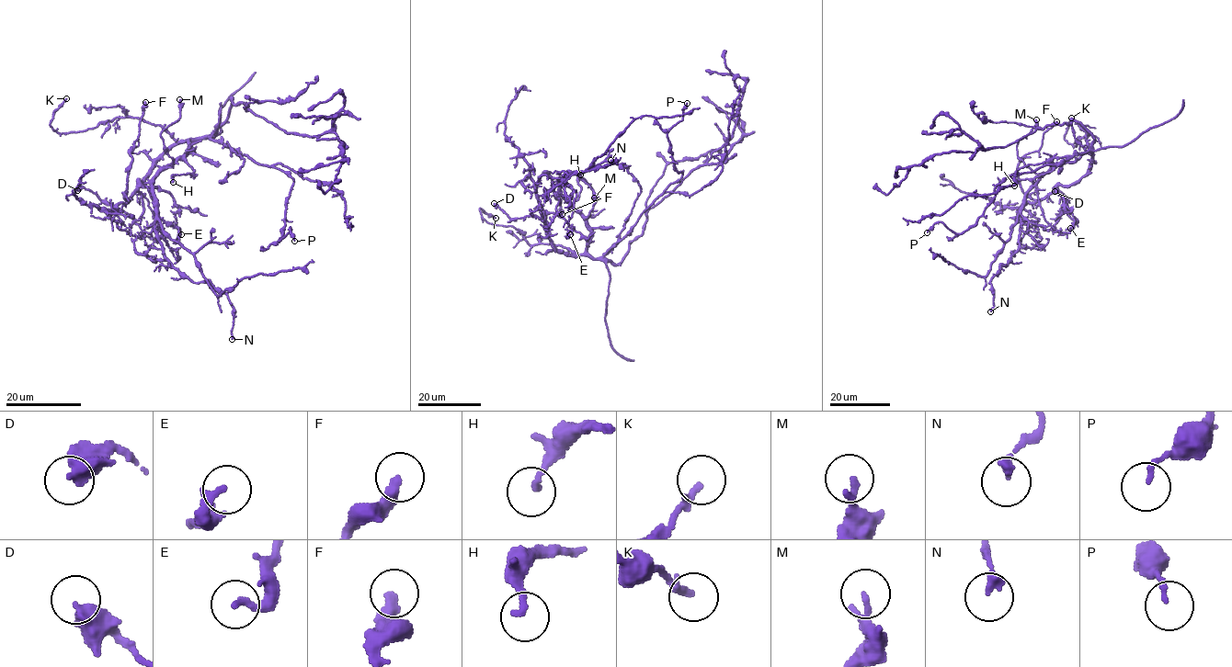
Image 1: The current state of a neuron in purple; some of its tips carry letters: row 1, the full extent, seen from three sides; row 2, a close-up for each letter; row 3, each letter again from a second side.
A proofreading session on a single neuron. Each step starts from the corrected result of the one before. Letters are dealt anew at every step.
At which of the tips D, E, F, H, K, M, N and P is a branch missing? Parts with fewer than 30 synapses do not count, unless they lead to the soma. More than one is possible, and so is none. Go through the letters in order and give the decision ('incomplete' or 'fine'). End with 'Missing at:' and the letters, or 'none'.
D: fine
E: fine
F: fine
H: fine
K: fine
M: fine
N: fine
P: fine
Missing at: none

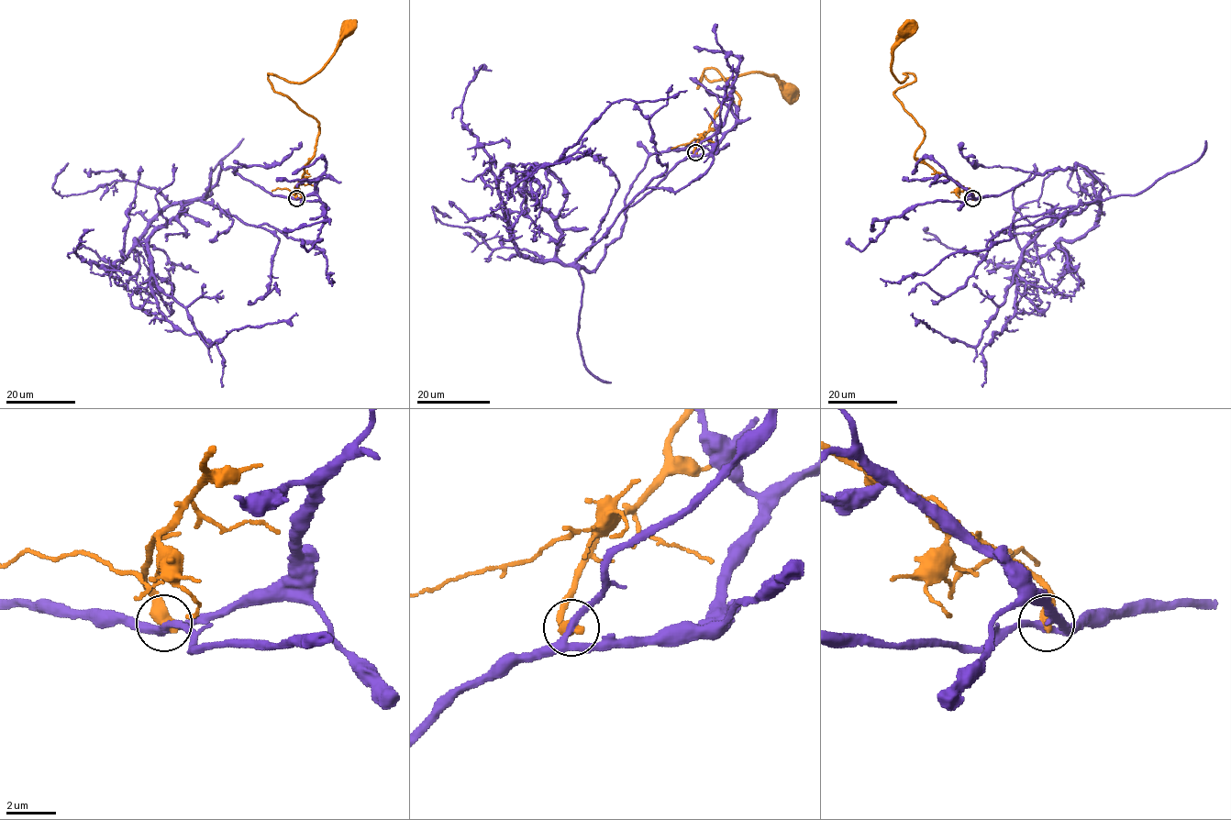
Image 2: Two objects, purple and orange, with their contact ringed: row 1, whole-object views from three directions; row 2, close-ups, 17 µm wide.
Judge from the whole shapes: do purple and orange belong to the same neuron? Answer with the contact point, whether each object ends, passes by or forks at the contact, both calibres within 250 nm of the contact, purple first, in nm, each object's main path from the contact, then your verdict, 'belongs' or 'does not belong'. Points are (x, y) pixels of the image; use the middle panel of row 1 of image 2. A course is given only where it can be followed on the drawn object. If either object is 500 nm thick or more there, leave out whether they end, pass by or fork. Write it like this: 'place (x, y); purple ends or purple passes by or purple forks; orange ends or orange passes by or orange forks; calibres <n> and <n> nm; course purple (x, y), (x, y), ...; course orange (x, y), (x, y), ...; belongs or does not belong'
place (695, 152); calibres 200 and 550 nm; course purple (695, 152), (628, 207), (599, 265), (557, 258), (529, 170), (613, 103), (686, 90); course orange (695, 153), (723, 100), (738, 105), (740, 98), (706, 68), (697, 87), (704, 76), (761, 72), (789, 91); does not belong

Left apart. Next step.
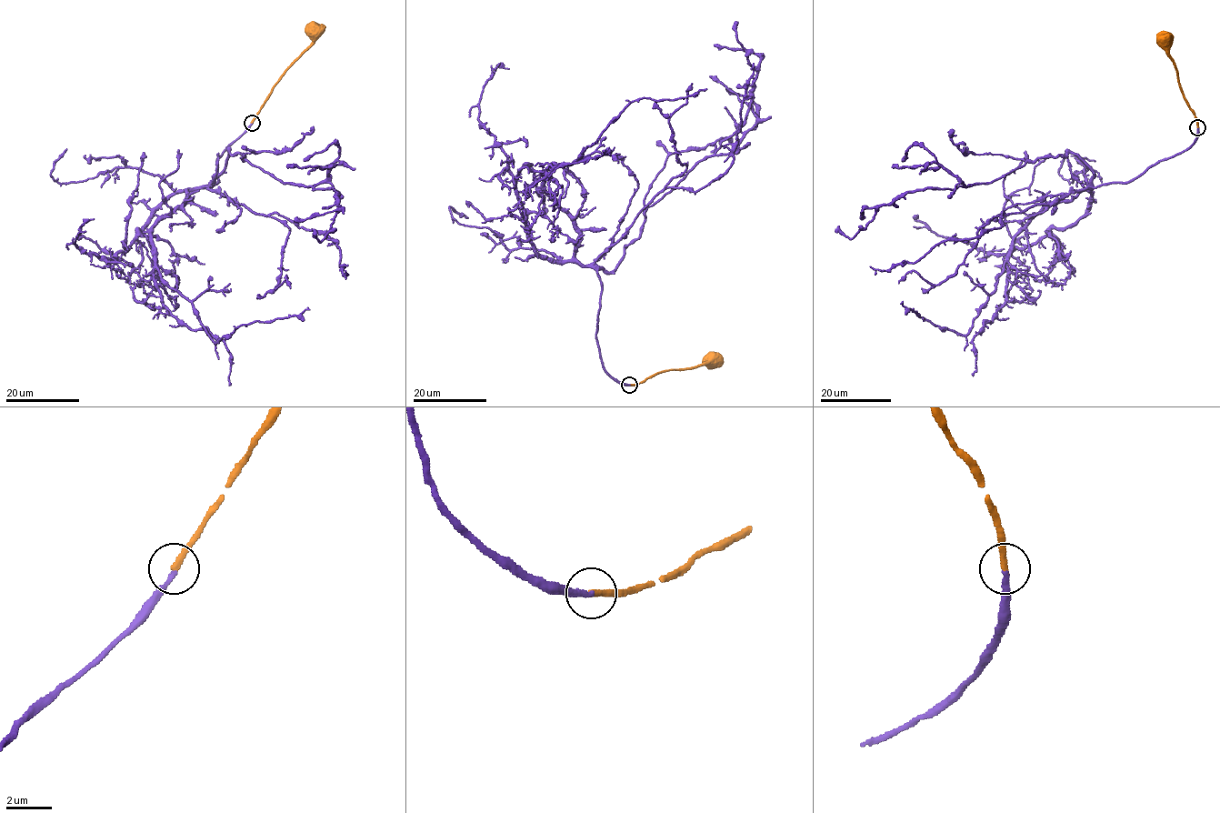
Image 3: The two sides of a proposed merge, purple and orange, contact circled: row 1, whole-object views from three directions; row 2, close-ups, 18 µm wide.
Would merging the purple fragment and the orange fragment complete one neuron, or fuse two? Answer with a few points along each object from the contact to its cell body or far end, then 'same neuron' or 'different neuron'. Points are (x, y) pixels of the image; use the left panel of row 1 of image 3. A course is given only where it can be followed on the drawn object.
purple runs (252, 123), (216, 158), (219, 181), (187, 189), (190, 201), (153, 228), (154, 265), (214, 342), (310, 309); orange runs (252, 122), (274, 85), (313, 41), (317, 26), (314, 28); same neuron

